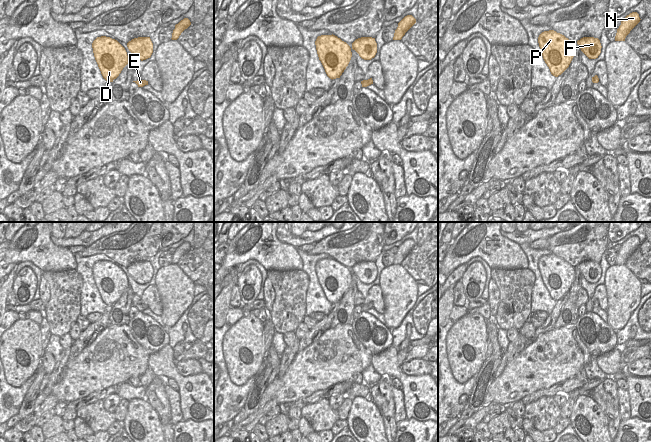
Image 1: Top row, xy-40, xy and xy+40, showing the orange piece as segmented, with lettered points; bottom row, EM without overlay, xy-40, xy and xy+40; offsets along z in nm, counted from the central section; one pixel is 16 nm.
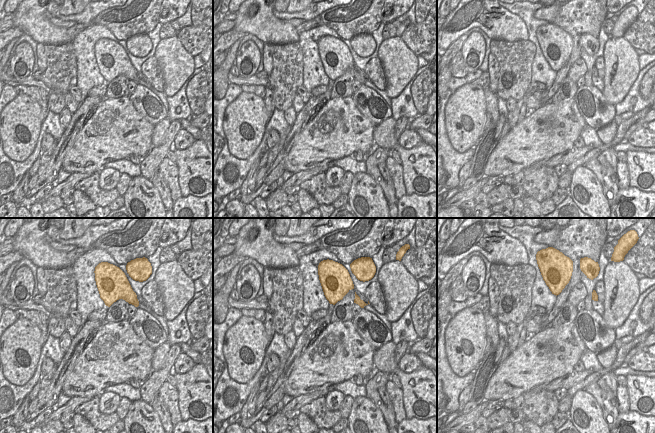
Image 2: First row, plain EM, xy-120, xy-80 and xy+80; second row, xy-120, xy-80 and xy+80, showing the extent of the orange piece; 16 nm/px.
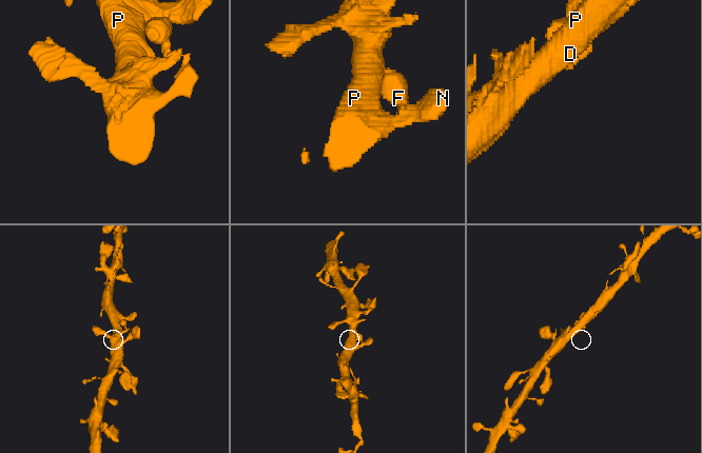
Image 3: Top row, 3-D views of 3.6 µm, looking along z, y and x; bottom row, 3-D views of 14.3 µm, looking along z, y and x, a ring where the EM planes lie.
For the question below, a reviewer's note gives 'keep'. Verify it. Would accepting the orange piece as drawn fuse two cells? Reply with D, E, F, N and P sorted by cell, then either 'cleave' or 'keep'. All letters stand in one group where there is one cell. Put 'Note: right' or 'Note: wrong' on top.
Note: right
D E F N P; keep

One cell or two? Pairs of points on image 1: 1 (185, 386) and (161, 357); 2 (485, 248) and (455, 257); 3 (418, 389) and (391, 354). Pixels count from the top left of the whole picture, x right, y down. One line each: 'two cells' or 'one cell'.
1: one cell
2: one cell
3: one cell

